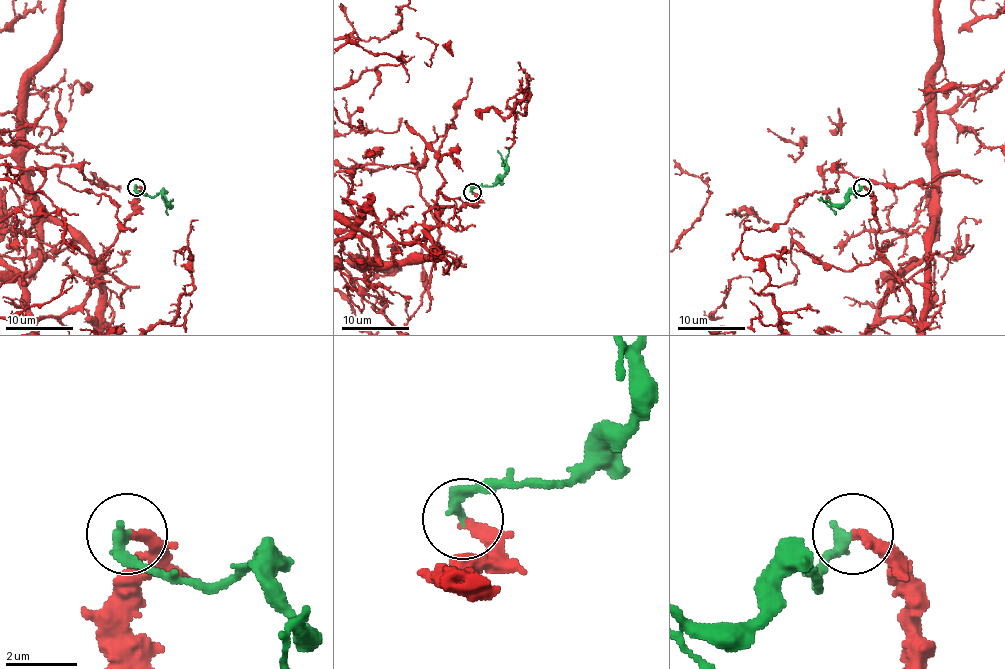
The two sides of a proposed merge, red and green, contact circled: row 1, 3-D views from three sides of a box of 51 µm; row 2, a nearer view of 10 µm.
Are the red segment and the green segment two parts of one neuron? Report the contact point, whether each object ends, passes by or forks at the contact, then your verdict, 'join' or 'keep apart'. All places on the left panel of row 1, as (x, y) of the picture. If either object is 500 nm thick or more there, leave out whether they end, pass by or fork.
place (136, 187); red ends; green ends; join

